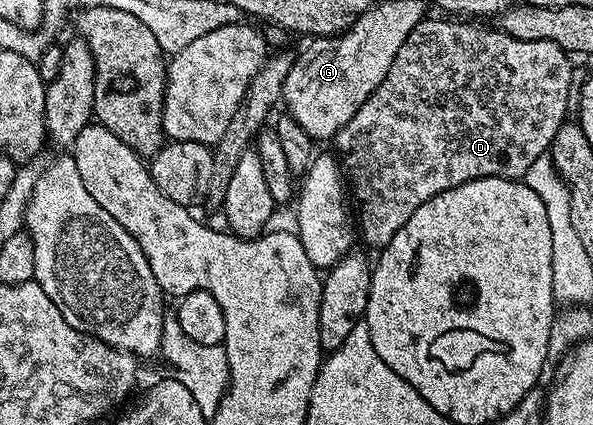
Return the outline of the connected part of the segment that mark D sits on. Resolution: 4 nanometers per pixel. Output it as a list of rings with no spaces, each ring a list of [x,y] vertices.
[[[441,19],[445,20],[420,20],[407,34],[387,78],[335,137],[335,152],[355,205],[360,239],[362,236],[374,250],[385,248],[403,230],[407,218],[435,194],[479,178],[524,178],[531,162],[552,148],[555,134],[568,117],[569,83],[573,80],[570,53],[555,42],[523,42],[493,26],[480,28],[477,22]]]

